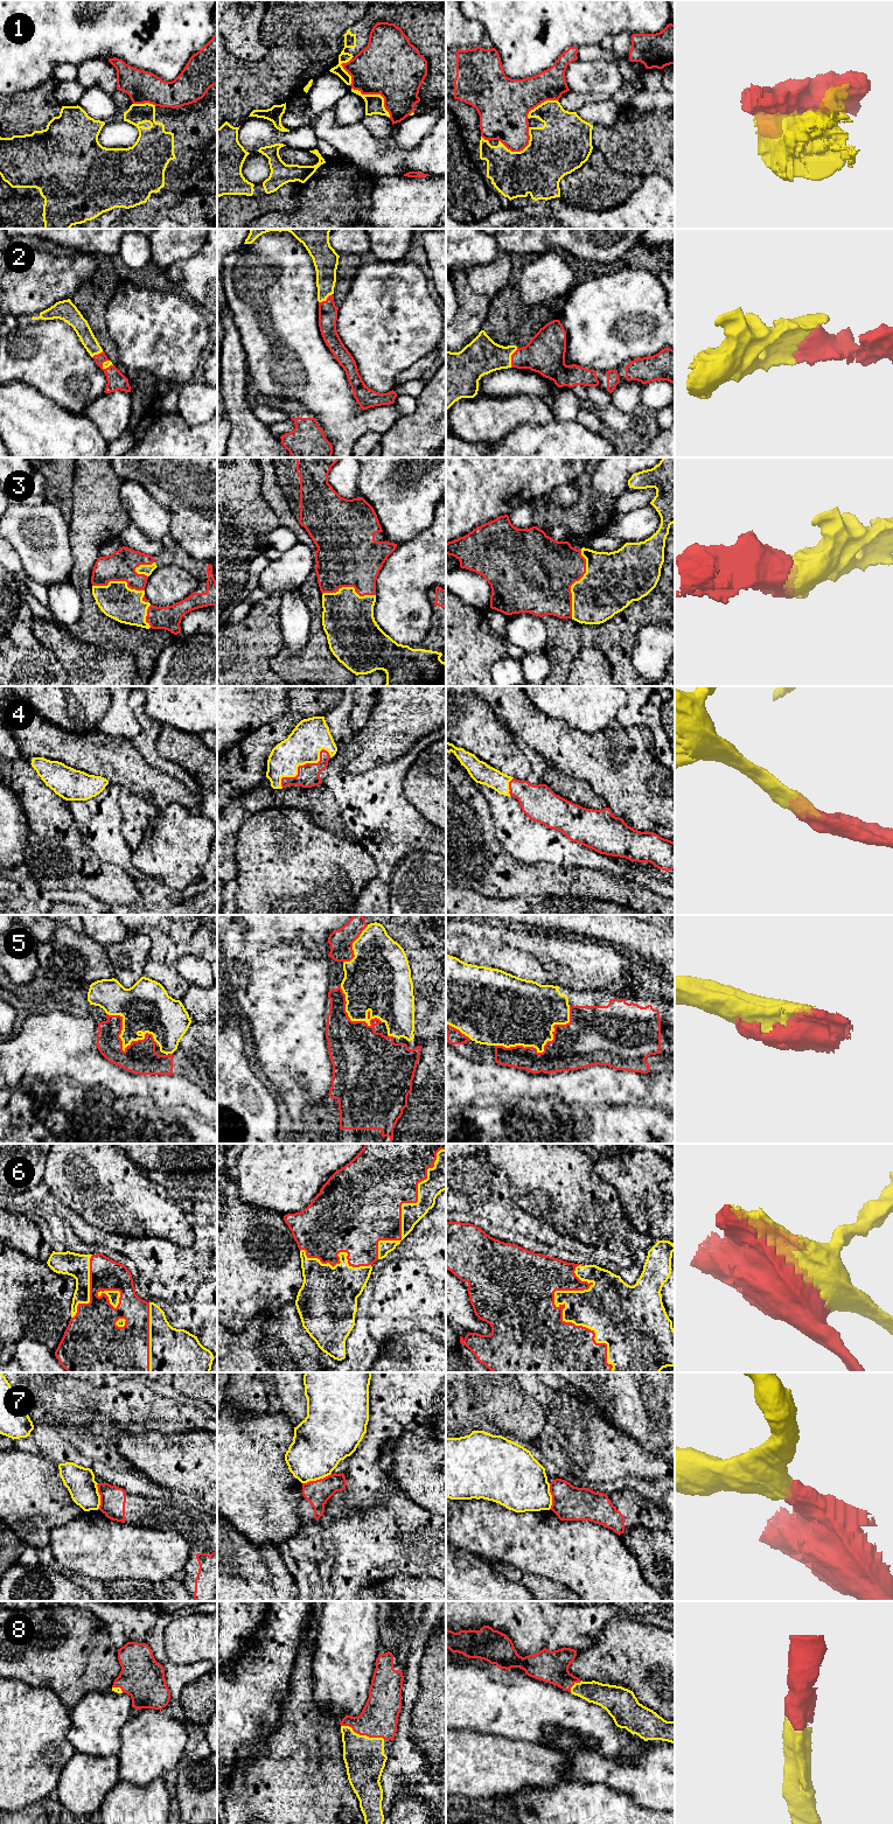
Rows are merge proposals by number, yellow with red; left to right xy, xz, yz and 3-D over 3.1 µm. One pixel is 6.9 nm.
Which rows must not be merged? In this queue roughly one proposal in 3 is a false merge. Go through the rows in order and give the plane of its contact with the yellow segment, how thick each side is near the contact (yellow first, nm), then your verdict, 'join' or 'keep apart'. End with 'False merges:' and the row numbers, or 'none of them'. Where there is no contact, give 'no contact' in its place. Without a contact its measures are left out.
1: contact in xz; calibres 130 and 420 nm; keep apart
2: contact in yz; calibres 260 and 280 nm; join
3: contact in yz; calibres 380 and 460 nm; join
4: contact in xz; calibres 240 and 160 nm; join
5: contact in yz; calibres 440 and 340 nm; join
6: contact in yz; calibres 320 and 440 nm; join
7: contact in xz; calibres 380 and 170 nm; keep apart
8: contact in xz; calibres 280 and 260 nm; join
False merges: 1, 7

